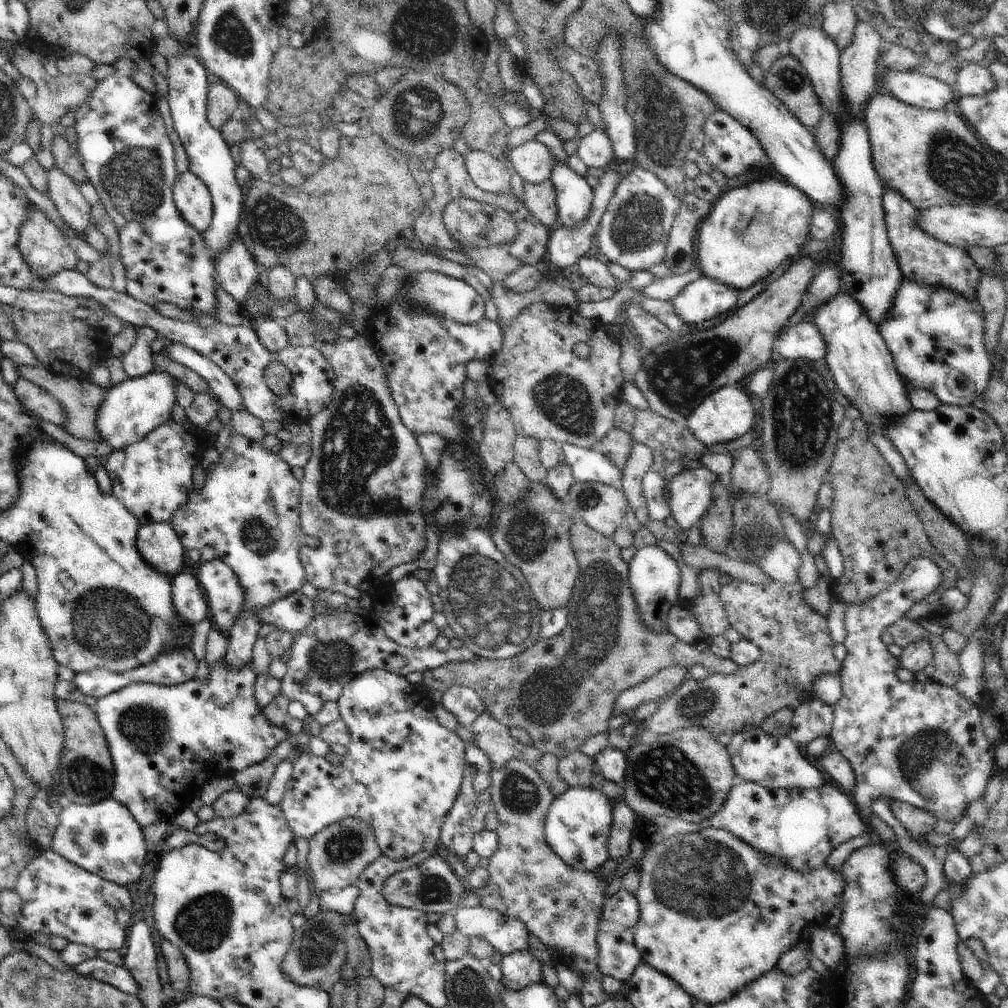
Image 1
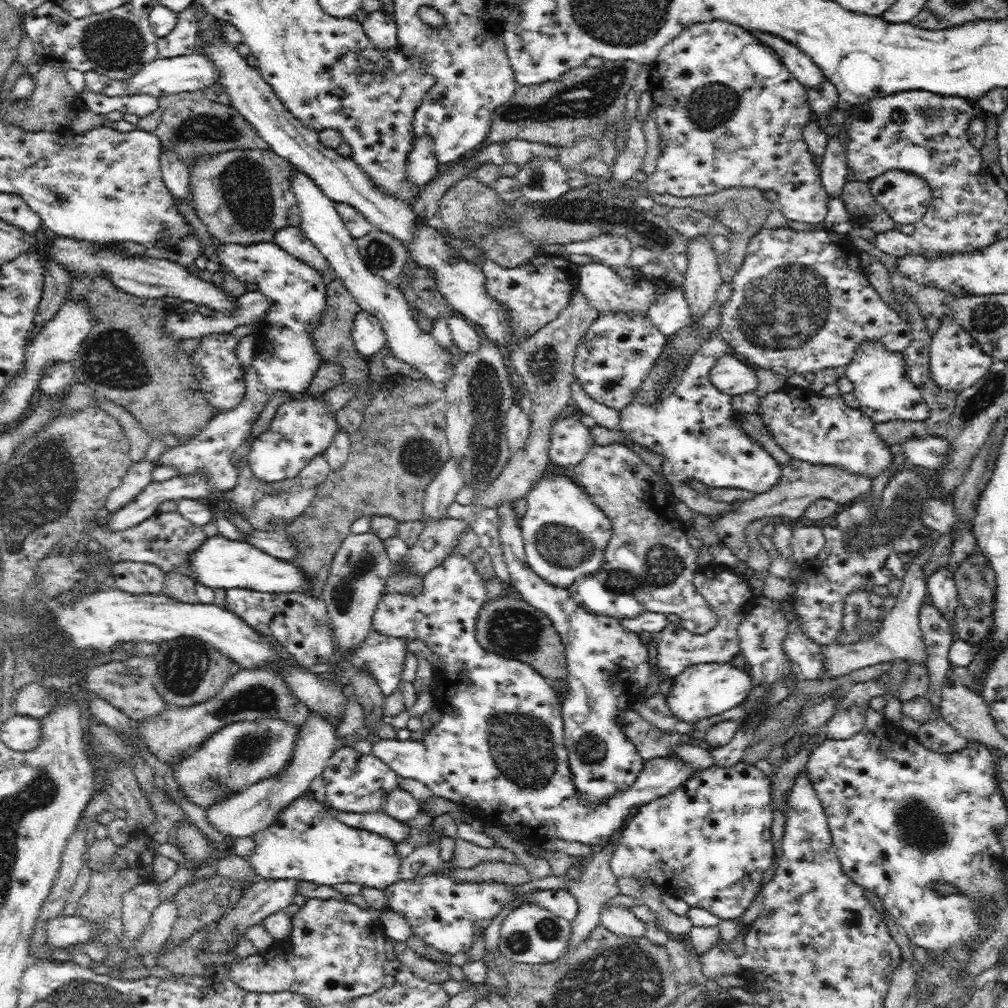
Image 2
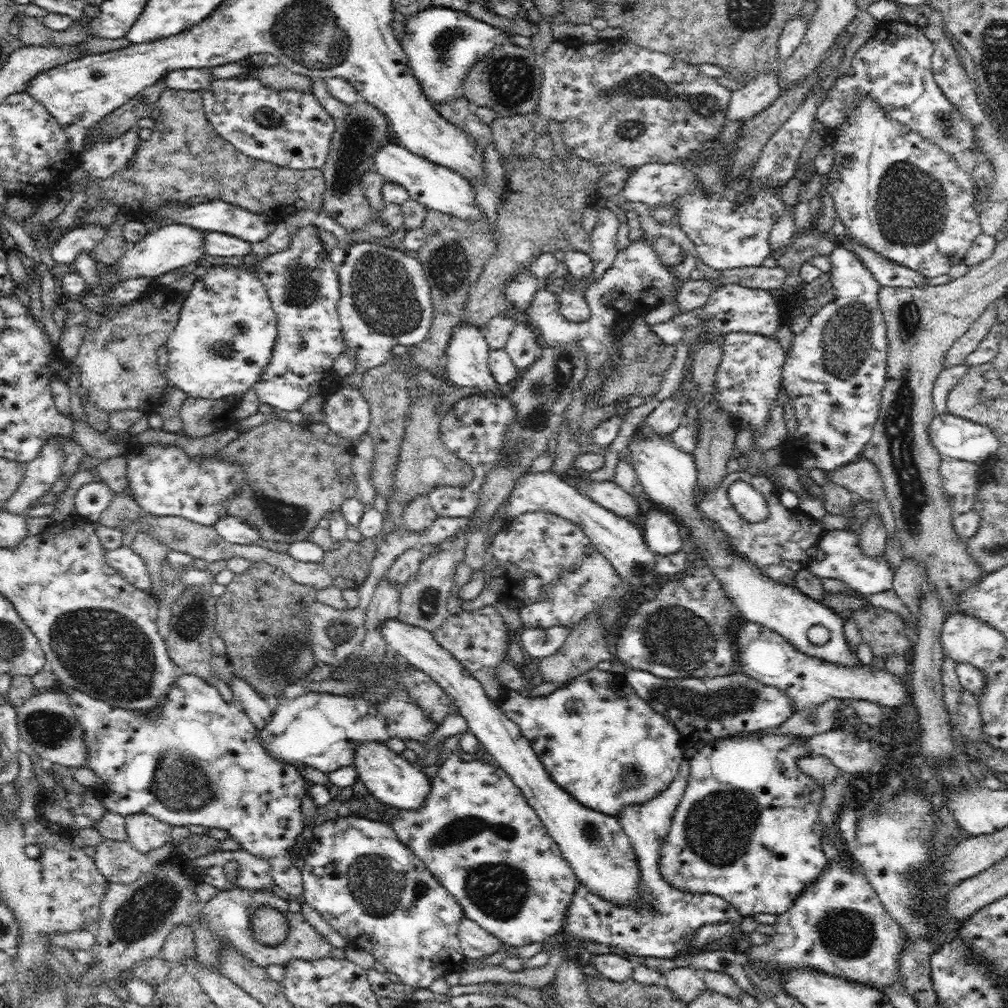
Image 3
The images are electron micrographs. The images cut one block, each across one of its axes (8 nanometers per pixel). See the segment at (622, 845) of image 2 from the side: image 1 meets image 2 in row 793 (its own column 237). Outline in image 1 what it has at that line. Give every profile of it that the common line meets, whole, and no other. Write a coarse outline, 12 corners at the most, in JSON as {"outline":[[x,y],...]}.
{"outline":[[253,665],[92,708],[144,828],[291,736]]}

